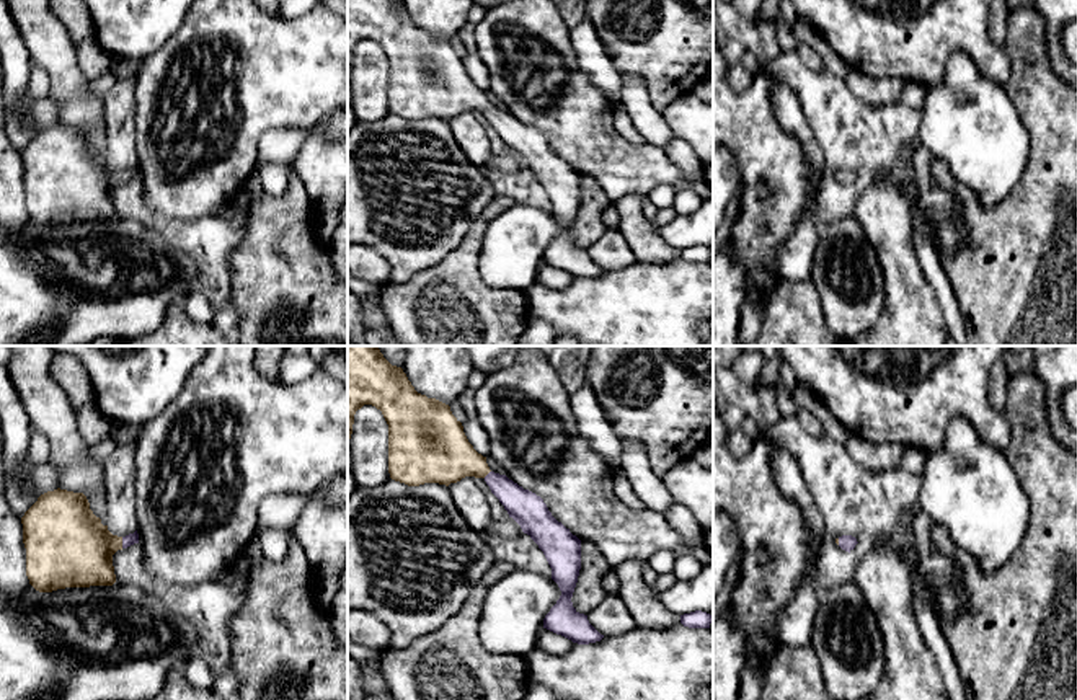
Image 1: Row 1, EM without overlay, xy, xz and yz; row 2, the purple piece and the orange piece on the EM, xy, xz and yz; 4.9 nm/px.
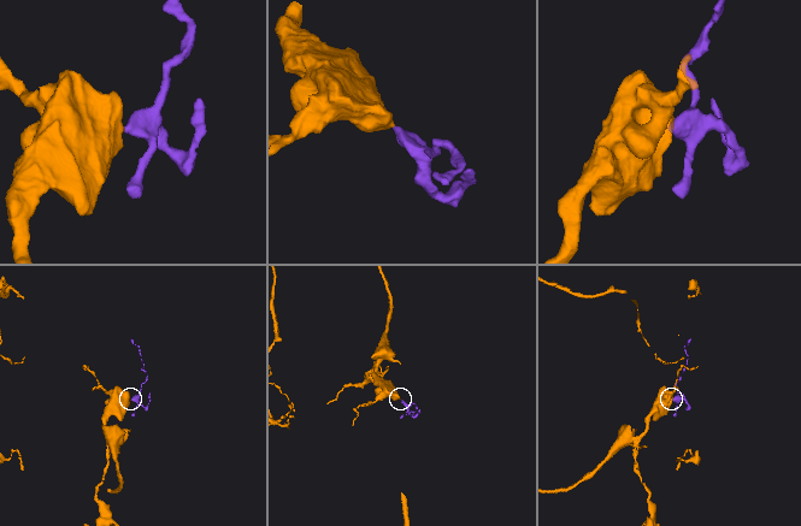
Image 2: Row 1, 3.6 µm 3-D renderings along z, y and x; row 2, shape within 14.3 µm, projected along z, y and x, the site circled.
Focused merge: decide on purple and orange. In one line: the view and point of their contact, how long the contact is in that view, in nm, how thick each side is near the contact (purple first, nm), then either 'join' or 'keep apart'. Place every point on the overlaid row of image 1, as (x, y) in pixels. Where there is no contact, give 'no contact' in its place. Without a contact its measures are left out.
meets purple in xy at (123, 542); contact 60 nm long; 60 nm thick on the purple side, 380 nm on the other; join

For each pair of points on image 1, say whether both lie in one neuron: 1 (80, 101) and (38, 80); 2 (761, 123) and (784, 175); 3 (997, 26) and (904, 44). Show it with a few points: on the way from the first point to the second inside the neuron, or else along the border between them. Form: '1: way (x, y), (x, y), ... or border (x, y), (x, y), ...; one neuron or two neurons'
1: border (33, 62), (48, 75), (49, 93); two neurons
2: way (761, 136), (761, 146), (771, 162); one neuron
3: border (988, 17), (988, 36), (1001, 48); two neurons

